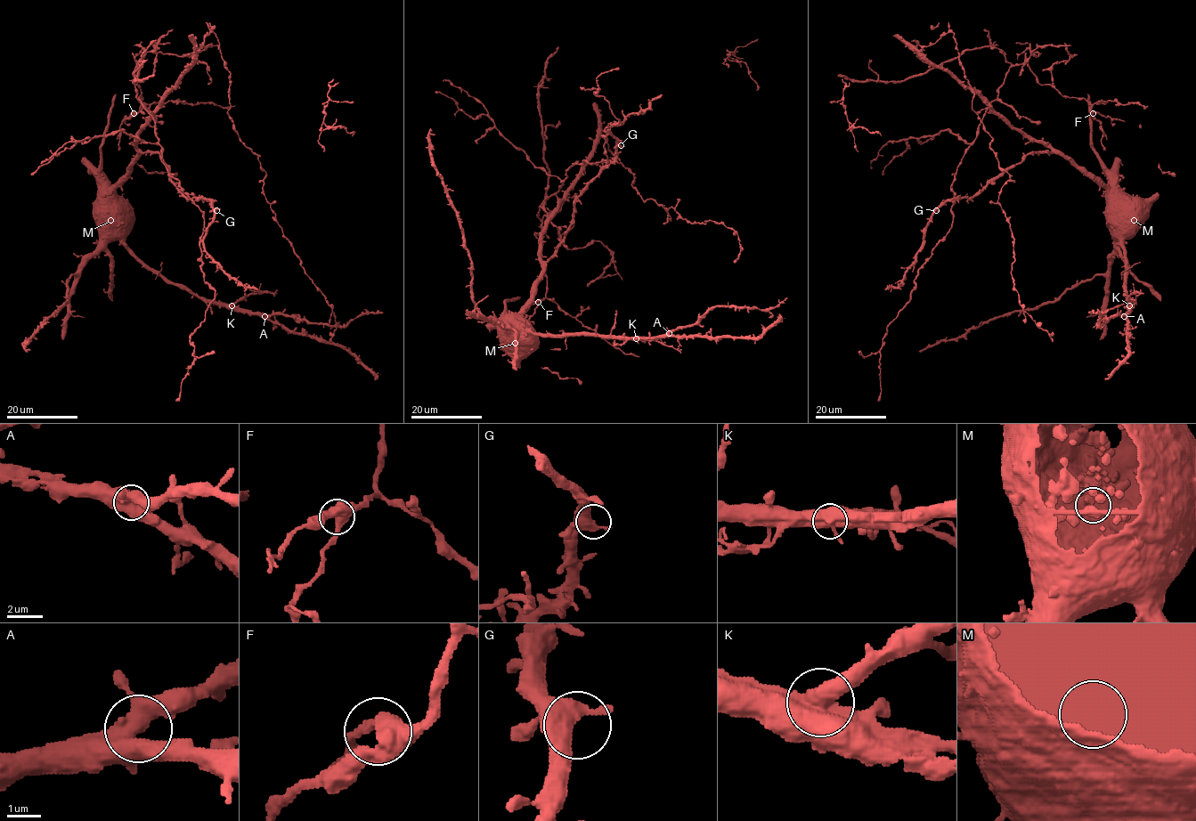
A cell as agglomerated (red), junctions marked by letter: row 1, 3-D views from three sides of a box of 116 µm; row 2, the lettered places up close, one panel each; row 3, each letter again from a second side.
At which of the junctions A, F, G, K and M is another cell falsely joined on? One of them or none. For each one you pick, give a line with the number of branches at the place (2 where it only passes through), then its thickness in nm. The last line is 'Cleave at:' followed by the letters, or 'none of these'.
K: 3 branches meet; 550 nm thick
Cleave at: K

